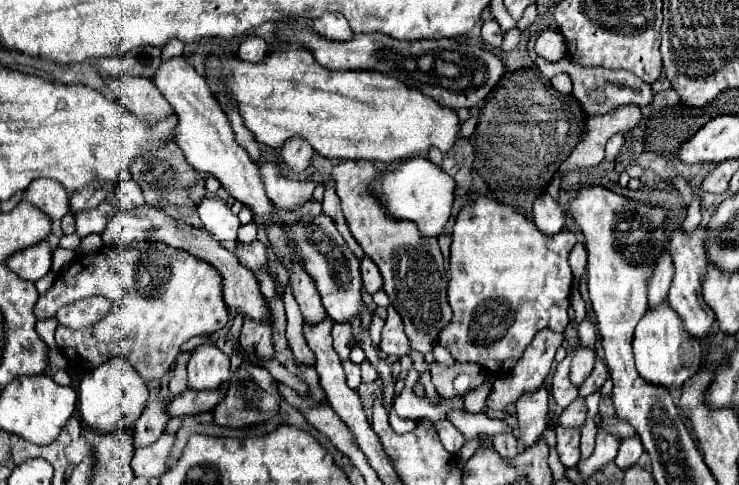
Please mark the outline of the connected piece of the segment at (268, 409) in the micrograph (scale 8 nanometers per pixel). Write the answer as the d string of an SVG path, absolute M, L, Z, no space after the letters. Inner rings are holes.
M243 361L243 365L231 373L225 399L215 405L213 417L215 417L215 423L221 427L243 429L243 427L259 425L259 423L273 419L279 413L281 401L283 401L283 397L279 393L277 381L271 377L271 373L261 365L255 365L251 361Z

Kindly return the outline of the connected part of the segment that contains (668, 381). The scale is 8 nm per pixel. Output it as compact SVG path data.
M665 303L665 307L649 309L635 329L635 365L639 375L651 385L659 385L665 389L681 389L699 371L701 351L701 343L685 335L685 327L681 327L681 321L677 319L677 315L673 315L669 303Z

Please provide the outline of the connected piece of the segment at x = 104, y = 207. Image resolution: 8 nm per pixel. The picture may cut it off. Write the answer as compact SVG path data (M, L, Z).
M101 203L95 209L79 213L75 217L77 219L77 235L87 237L91 233L103 233L107 223L113 219L113 215L115 215L115 209L109 203Z

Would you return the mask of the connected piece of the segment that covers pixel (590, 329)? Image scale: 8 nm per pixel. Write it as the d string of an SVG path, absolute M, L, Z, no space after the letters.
M587 316L581 322L577 333L581 345L594 348L596 342L596 327Z

